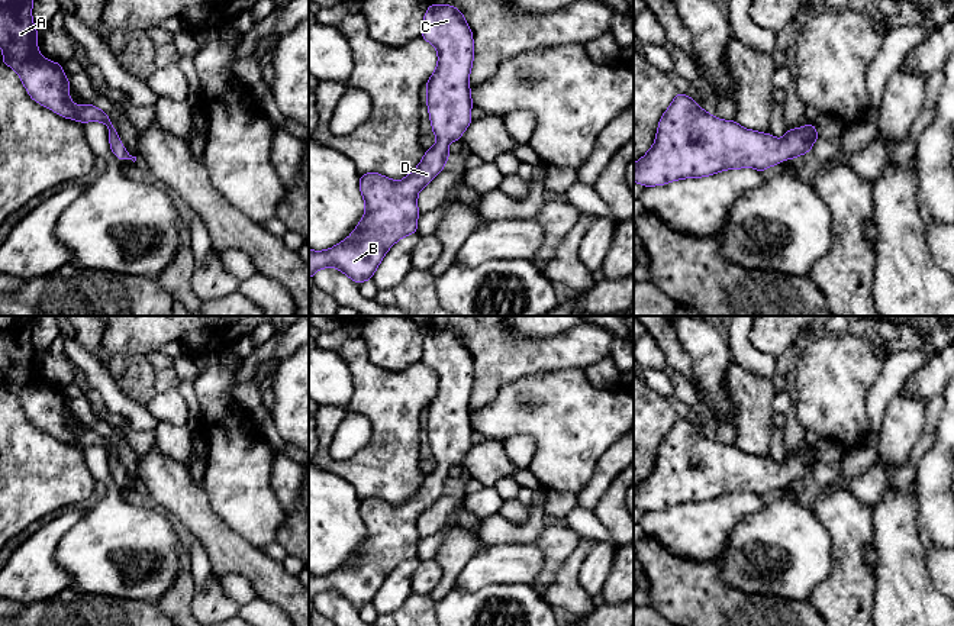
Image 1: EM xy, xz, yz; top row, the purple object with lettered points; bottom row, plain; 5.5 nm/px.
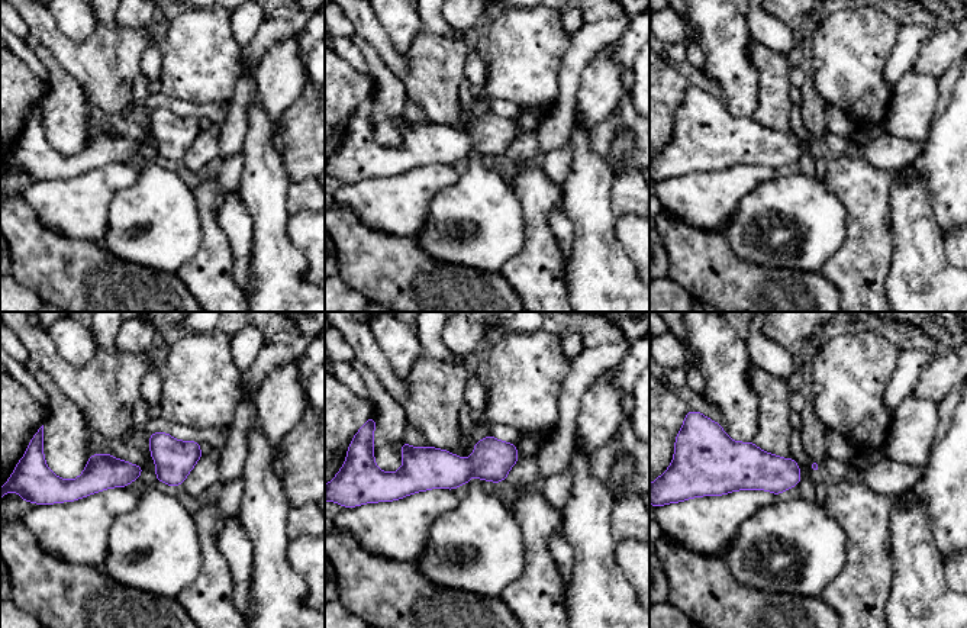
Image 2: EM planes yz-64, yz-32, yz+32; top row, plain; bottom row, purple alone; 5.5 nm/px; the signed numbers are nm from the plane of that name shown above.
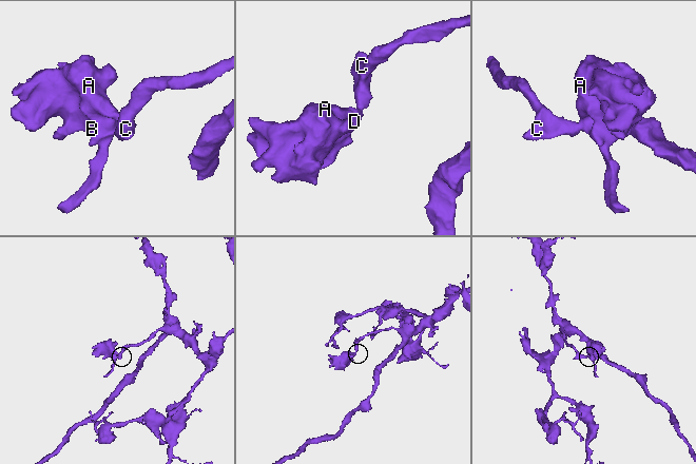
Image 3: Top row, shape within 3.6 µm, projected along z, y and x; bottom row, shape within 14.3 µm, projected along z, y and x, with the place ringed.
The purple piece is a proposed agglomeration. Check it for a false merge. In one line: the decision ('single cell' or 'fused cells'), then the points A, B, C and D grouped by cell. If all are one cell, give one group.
single cell; A B C D

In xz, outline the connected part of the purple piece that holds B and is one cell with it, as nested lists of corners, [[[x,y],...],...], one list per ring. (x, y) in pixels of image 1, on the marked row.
[[[429,4],[423,16],[422,39],[432,43],[438,52],[438,65],[432,72],[431,78],[426,83],[426,104],[429,112],[429,120],[432,123],[432,133],[438,138],[436,143],[425,151],[425,155],[419,165],[406,175],[402,181],[394,181],[378,172],[367,172],[360,175],[360,191],[365,201],[365,213],[361,217],[358,226],[354,232],[338,245],[326,251],[312,251],[309,249],[309,278],[313,278],[315,272],[320,268],[338,268],[347,277],[354,280],[357,284],[361,284],[367,280],[373,280],[373,275],[383,261],[386,252],[402,238],[418,233],[418,193],[429,184],[439,172],[444,171],[444,164],[451,156],[448,152],[448,143],[461,139],[464,130],[473,122],[471,119],[471,91],[470,91],[470,71],[474,59],[474,42],[473,32],[465,22],[465,17],[461,10],[451,4]]]

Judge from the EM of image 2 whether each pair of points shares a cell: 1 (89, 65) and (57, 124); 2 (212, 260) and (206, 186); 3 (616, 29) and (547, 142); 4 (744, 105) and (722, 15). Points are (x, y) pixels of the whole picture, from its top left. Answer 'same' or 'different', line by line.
1: different
2: same
3: same
4: same

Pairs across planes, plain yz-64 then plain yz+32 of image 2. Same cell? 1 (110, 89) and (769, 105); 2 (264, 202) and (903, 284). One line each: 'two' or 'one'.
1: one
2: one

